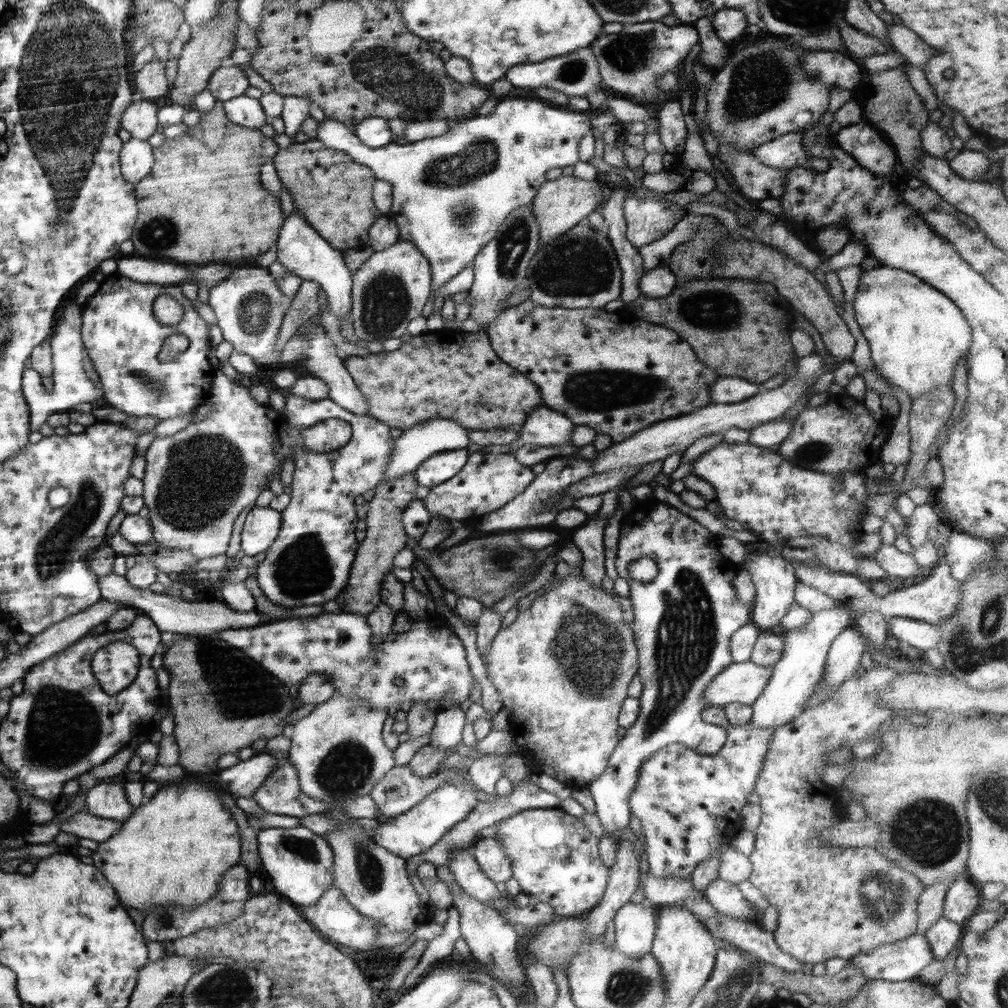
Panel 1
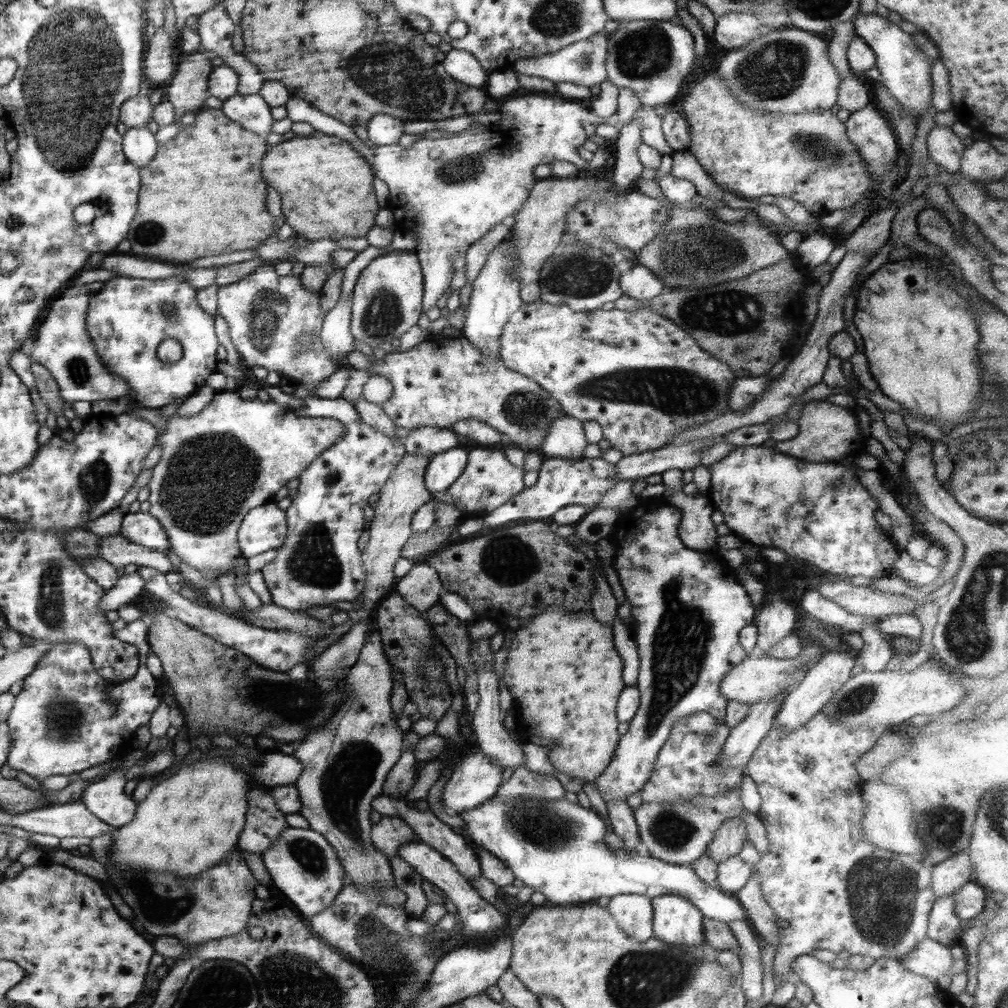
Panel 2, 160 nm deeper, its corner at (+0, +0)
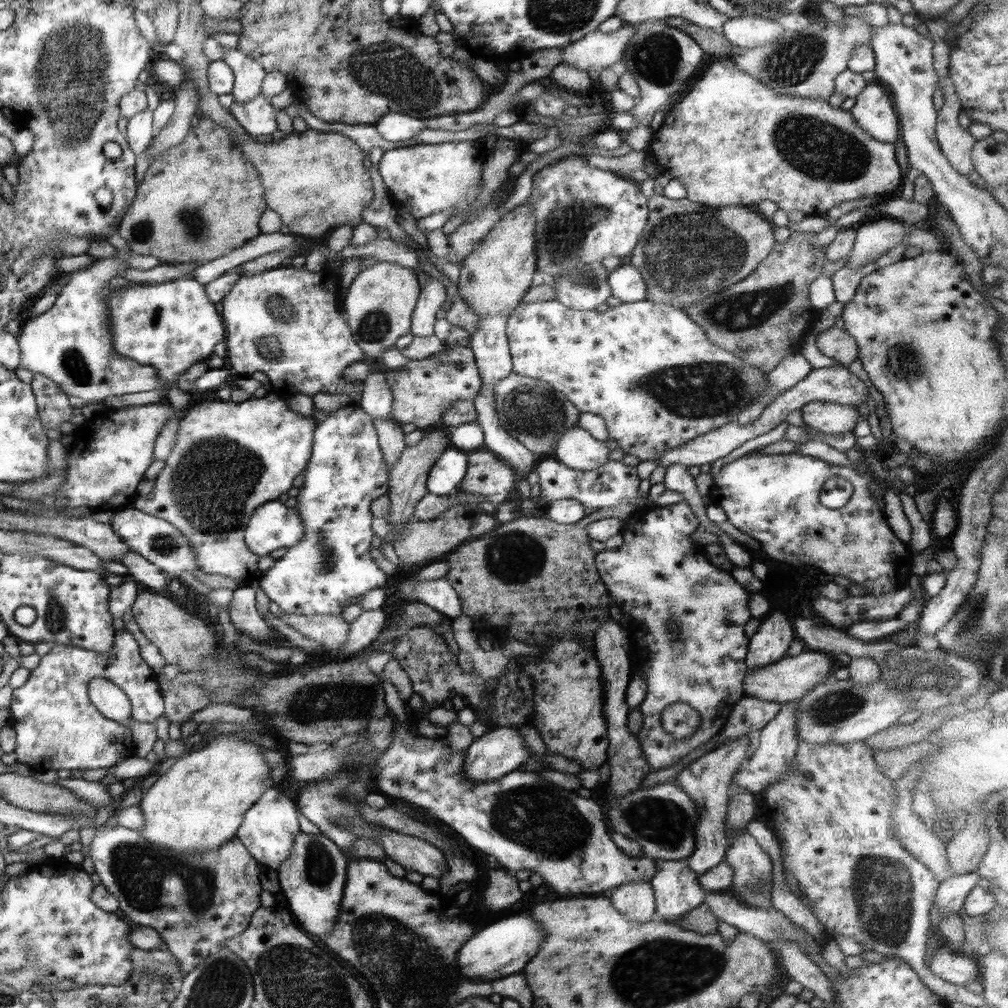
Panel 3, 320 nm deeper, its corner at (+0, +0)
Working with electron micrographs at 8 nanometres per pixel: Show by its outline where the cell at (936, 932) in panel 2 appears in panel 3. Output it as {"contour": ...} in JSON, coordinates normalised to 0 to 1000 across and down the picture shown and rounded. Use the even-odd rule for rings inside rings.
{"contour":[[[968,865],[937,871],[928,885],[928,894],[935,904],[935,912],[941,907],[948,907],[955,900],[962,884],[973,876],[974,872]]]}

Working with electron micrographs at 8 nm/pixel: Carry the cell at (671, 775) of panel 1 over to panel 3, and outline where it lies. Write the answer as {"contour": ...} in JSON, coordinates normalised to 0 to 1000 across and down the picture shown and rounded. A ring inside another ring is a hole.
{"contour":[[[678,696],[667,697],[656,706],[657,722],[665,727],[671,736],[688,730],[688,726],[692,726],[694,722],[694,717],[693,705]]]}

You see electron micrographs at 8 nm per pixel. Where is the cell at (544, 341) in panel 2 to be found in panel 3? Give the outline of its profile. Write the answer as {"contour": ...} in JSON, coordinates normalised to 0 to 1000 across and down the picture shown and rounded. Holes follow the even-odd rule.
{"contour":[[[552,298],[530,300],[528,302],[517,301],[504,313],[502,332],[505,337],[505,346],[509,357],[509,368],[515,372],[539,377],[548,386],[558,389],[566,401],[573,405],[575,410],[586,409],[598,413],[604,432],[614,440],[621,450],[632,452],[636,457],[651,456],[658,448],[681,440],[691,433],[700,431],[705,427],[715,424],[717,421],[729,419],[732,410],[738,407],[748,396],[754,392],[760,392],[761,373],[763,369],[743,362],[727,349],[720,349],[704,336],[700,335],[698,327],[685,317],[677,308],[659,301],[637,300],[617,301],[615,304],[605,305],[601,310],[573,309],[558,303]]]}

